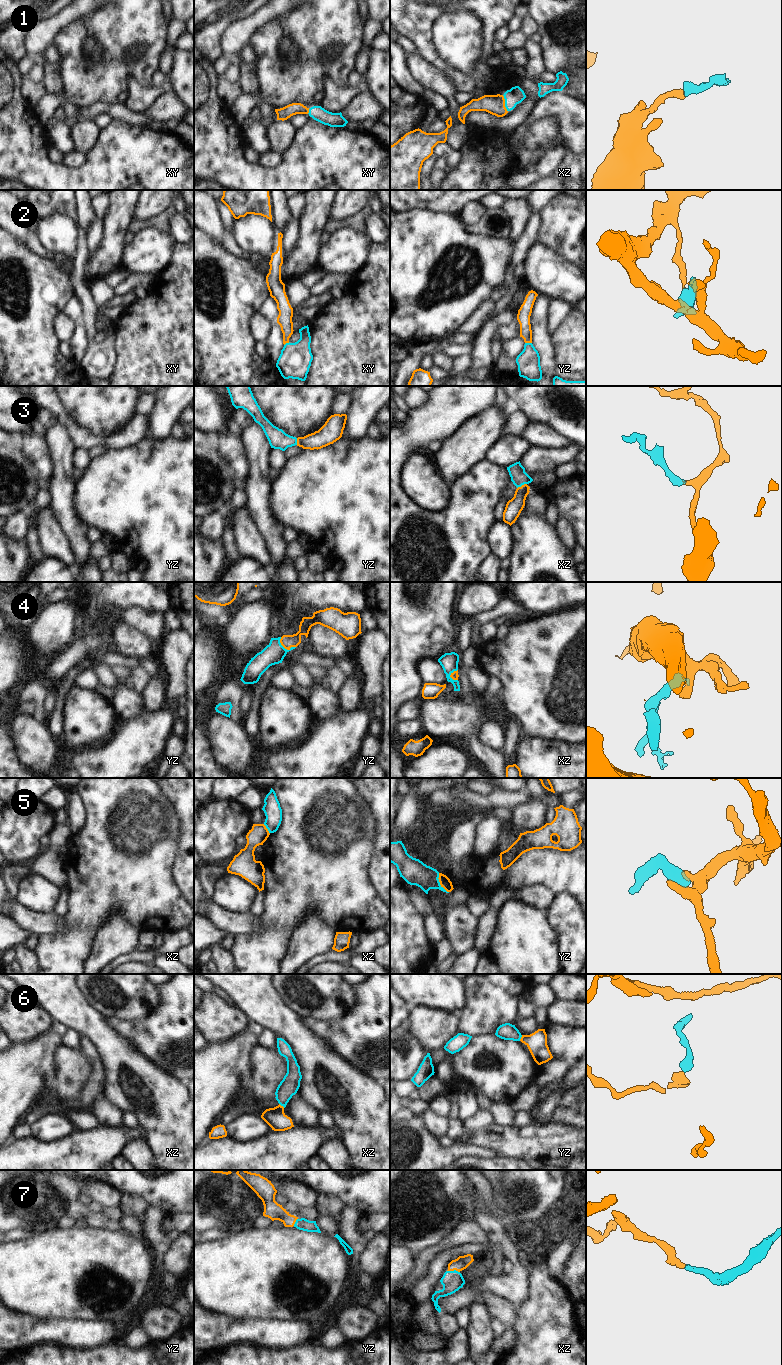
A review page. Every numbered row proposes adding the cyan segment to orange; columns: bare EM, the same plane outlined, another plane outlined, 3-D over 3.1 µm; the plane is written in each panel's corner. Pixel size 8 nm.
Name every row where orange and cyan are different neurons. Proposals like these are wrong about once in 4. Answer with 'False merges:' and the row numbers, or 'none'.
False merges: 5

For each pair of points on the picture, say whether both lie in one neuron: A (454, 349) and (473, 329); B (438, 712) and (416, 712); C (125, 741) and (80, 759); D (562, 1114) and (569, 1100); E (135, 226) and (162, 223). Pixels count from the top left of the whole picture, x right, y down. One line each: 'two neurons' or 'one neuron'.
A: two neurons
B: two neurons
C: one neuron
D: one neuron
E: one neuron

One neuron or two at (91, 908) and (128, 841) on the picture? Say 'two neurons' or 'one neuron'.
one neuron

